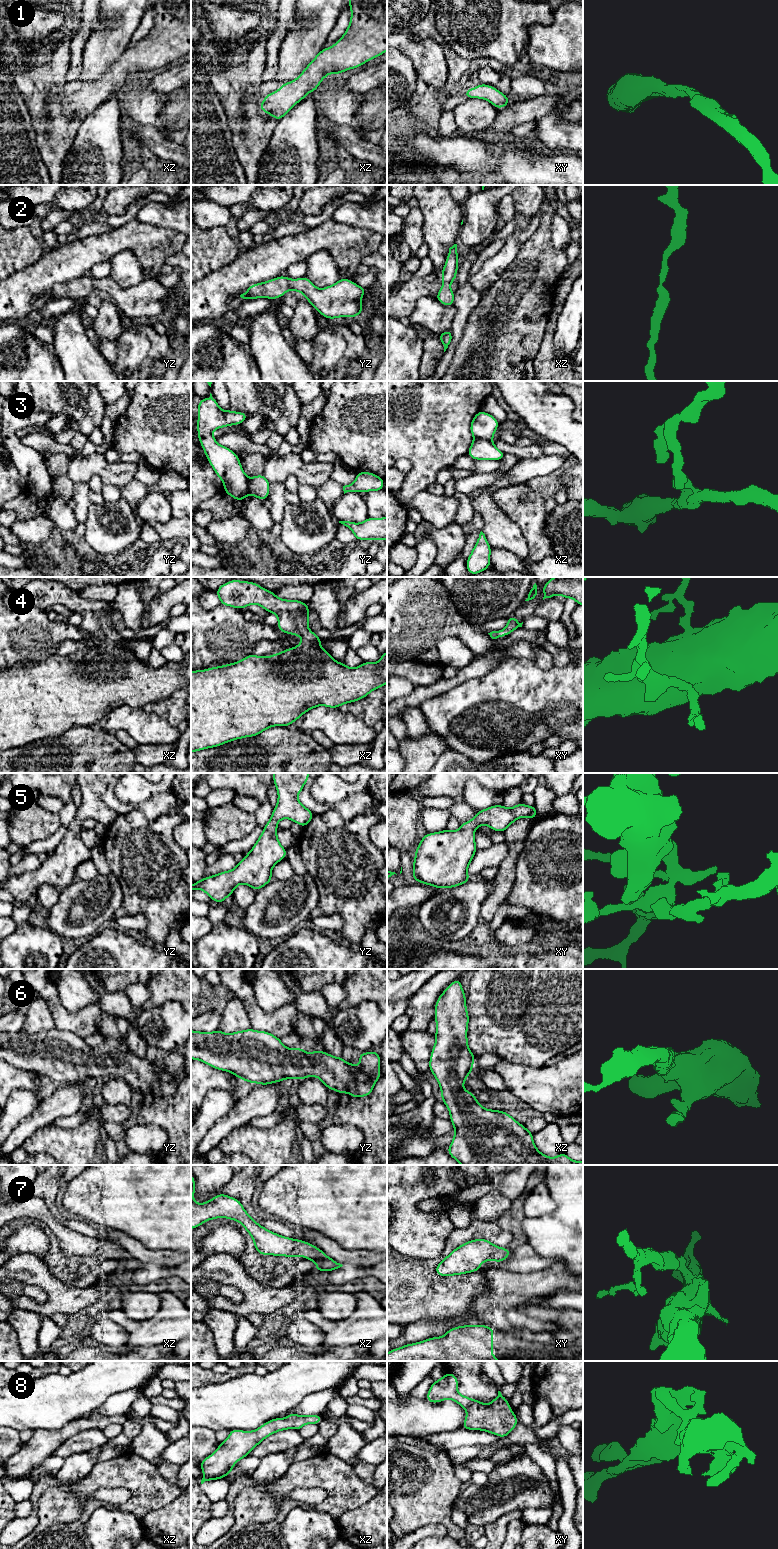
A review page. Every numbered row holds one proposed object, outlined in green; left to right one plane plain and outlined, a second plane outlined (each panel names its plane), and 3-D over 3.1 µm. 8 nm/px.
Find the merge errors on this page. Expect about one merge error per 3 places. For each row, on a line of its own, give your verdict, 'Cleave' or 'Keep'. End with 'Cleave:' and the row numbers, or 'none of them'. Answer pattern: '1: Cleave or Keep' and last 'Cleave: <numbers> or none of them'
1: Keep
2: Keep
3: Cleave
4: Keep
5: Keep
6: Keep
7: Keep
8: Keep
Cleave: 3

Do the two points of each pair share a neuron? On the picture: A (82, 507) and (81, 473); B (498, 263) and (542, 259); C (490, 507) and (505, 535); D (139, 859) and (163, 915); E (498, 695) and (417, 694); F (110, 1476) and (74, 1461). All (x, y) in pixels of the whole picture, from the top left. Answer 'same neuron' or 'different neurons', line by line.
A: different neurons
B: different neurons
C: same neuron
D: same neuron
E: different neurons
F: different neurons

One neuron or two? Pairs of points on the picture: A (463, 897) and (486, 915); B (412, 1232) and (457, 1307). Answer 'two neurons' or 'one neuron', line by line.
A: two neurons
B: two neurons

